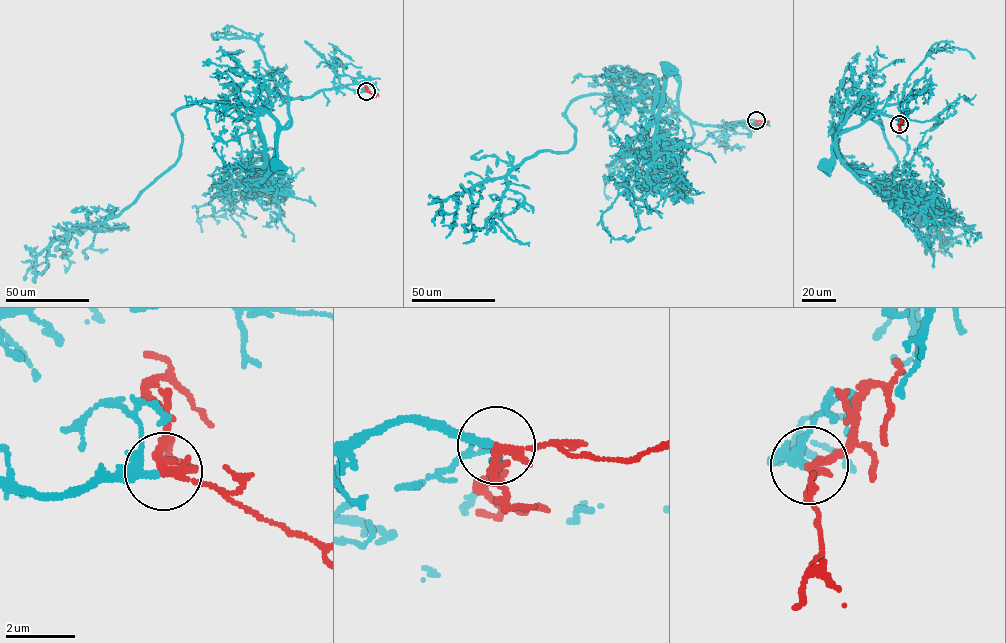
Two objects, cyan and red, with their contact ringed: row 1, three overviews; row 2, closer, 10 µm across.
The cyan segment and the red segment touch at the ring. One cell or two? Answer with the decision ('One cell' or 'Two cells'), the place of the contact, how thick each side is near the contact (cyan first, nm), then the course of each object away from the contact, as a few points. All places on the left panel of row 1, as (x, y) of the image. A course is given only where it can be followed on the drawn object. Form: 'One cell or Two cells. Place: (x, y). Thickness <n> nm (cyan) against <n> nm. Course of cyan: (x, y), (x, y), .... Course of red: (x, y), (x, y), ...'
One cell. Place: (366, 91). Thickness 180 nm (cyan) against 240 nm. Course of cyan: (366, 91), (334, 87), (320, 90), (309, 97), (290, 99), (290, 120), (279, 130), (276, 143), (277, 166). Course of red: (366, 91), (378, 95)

